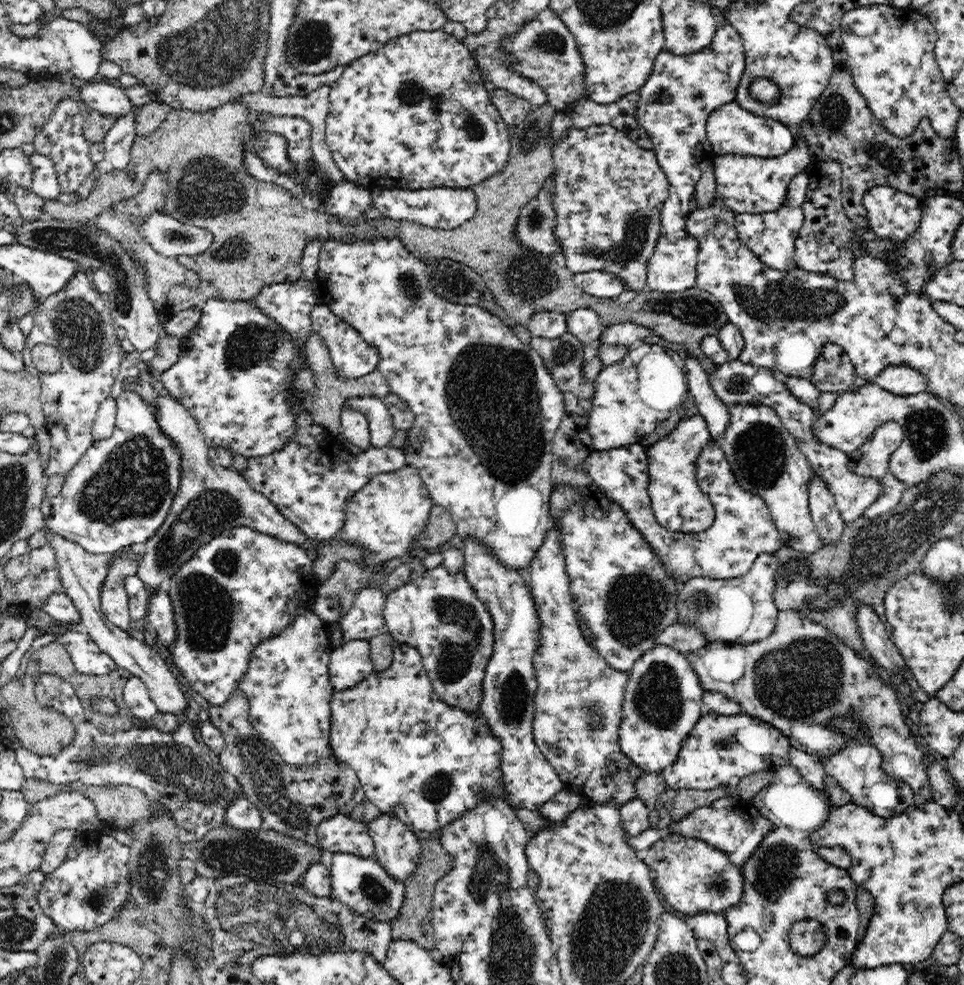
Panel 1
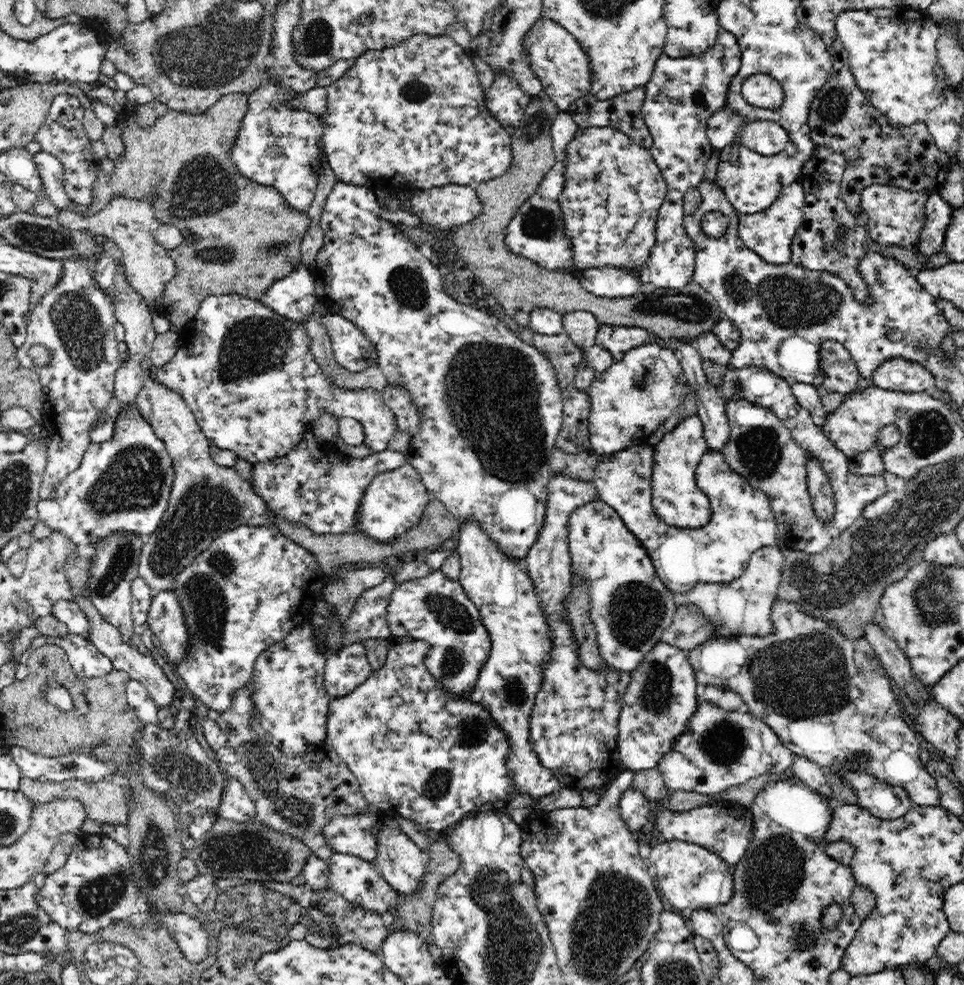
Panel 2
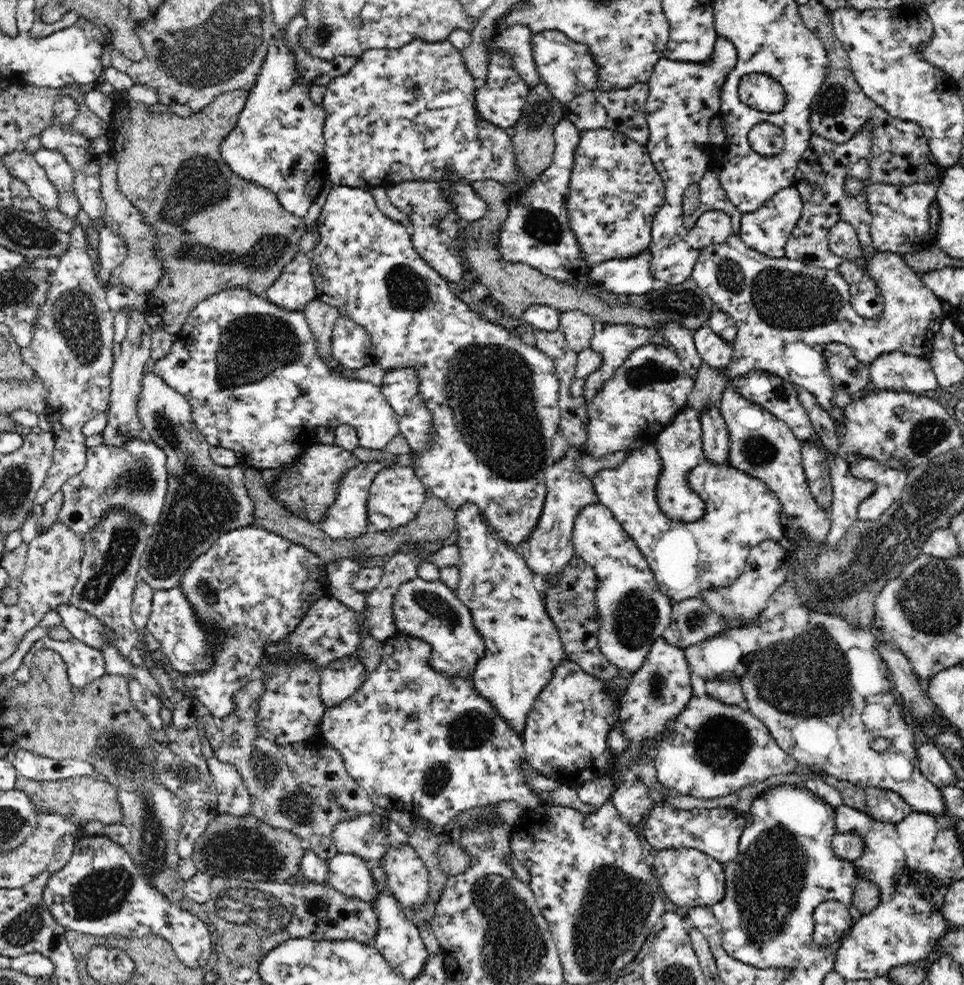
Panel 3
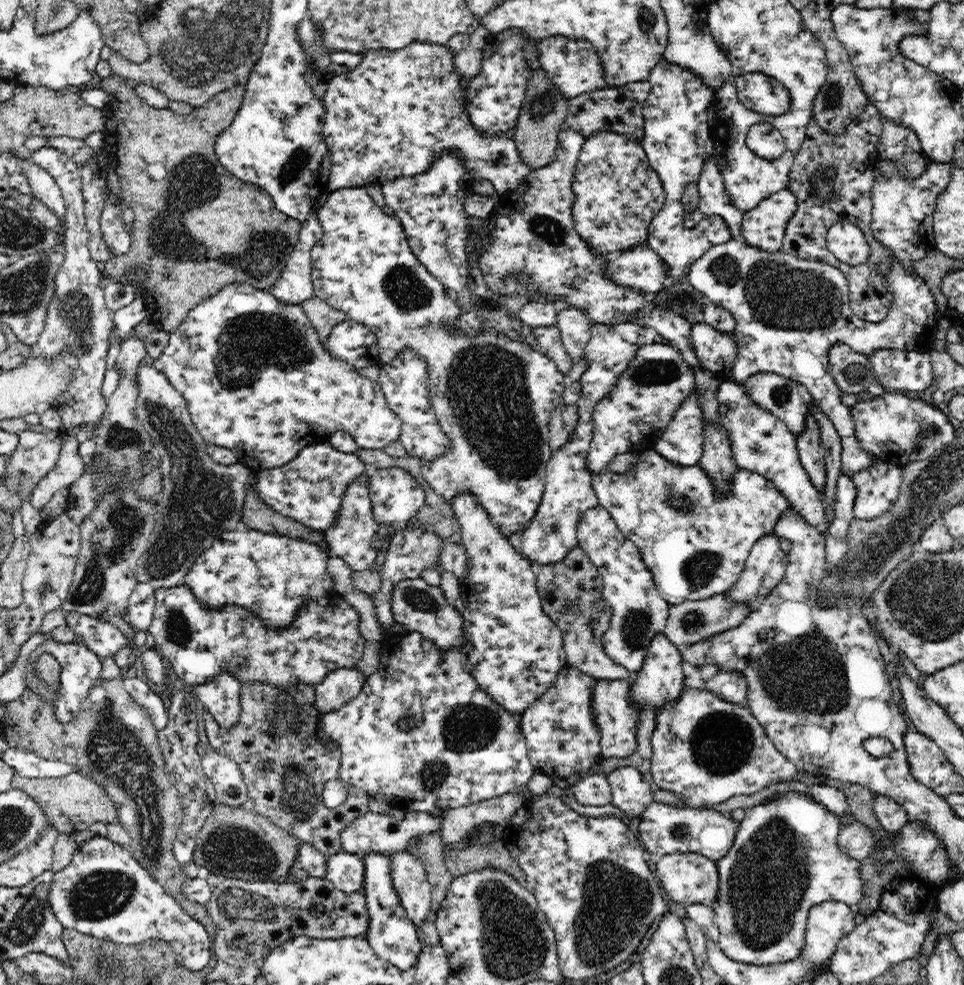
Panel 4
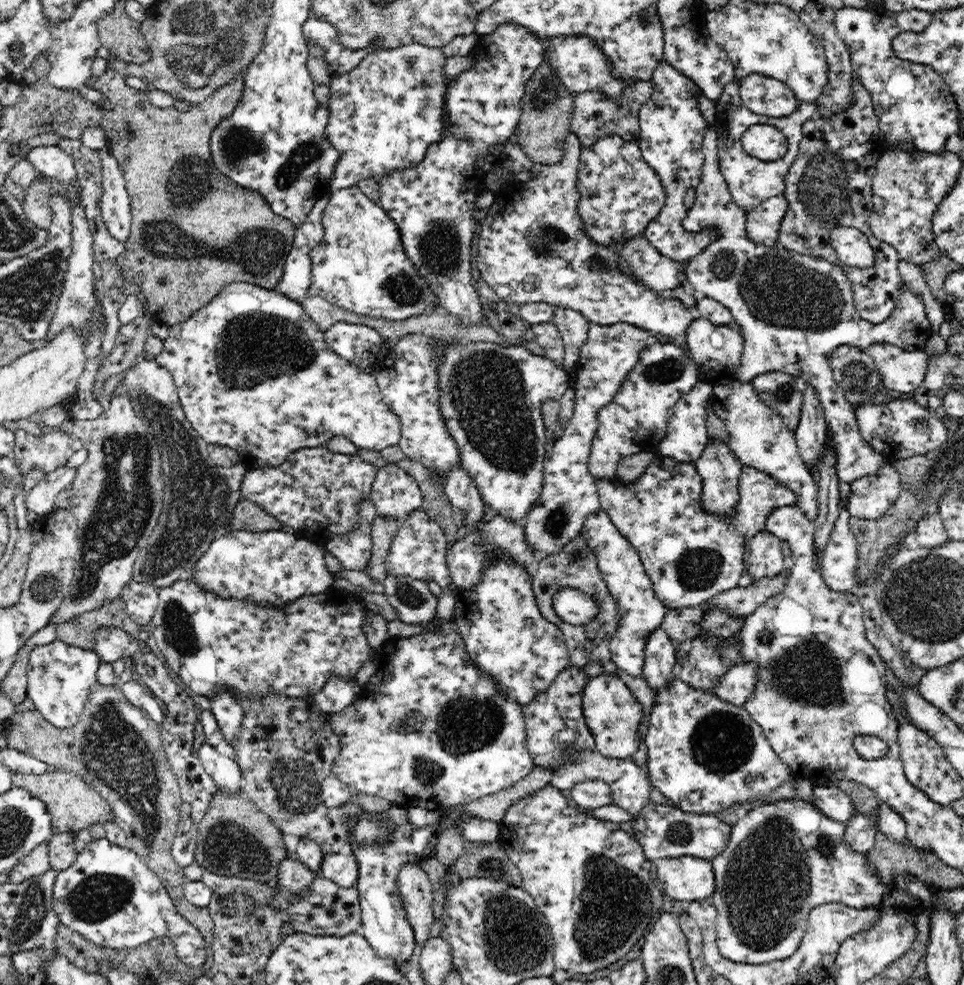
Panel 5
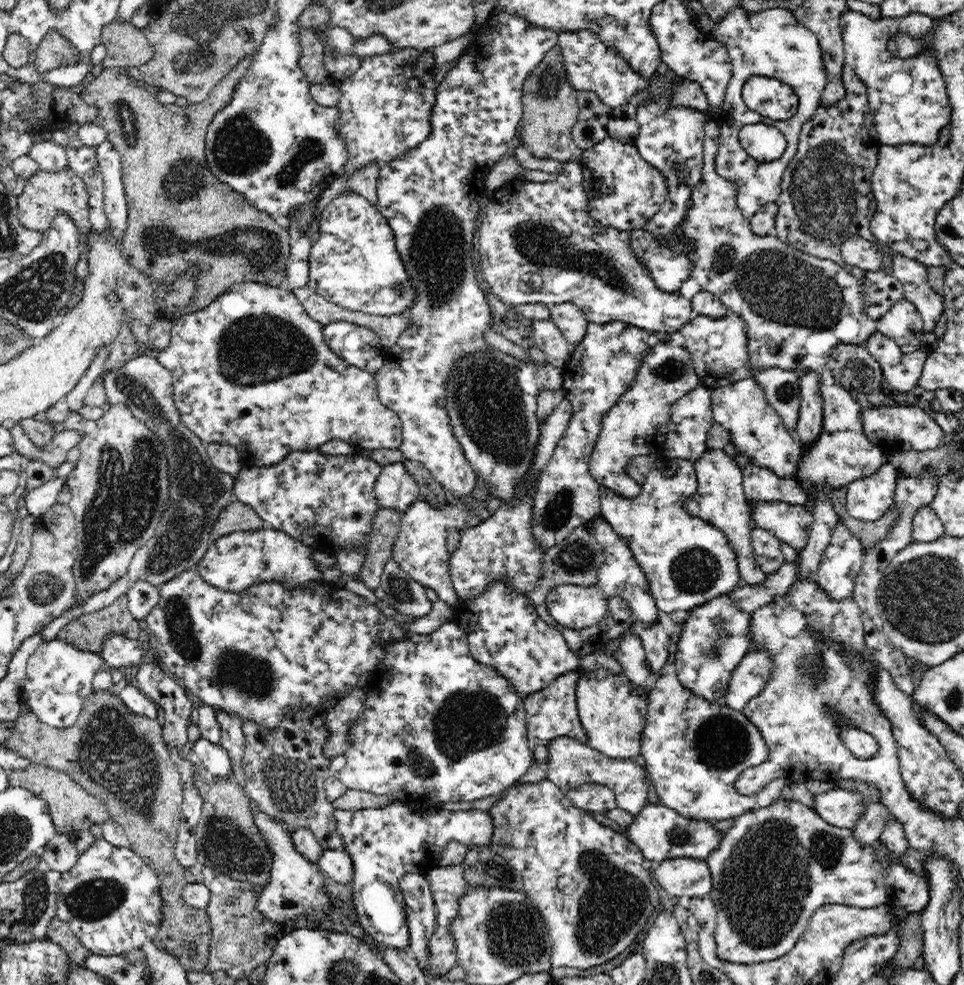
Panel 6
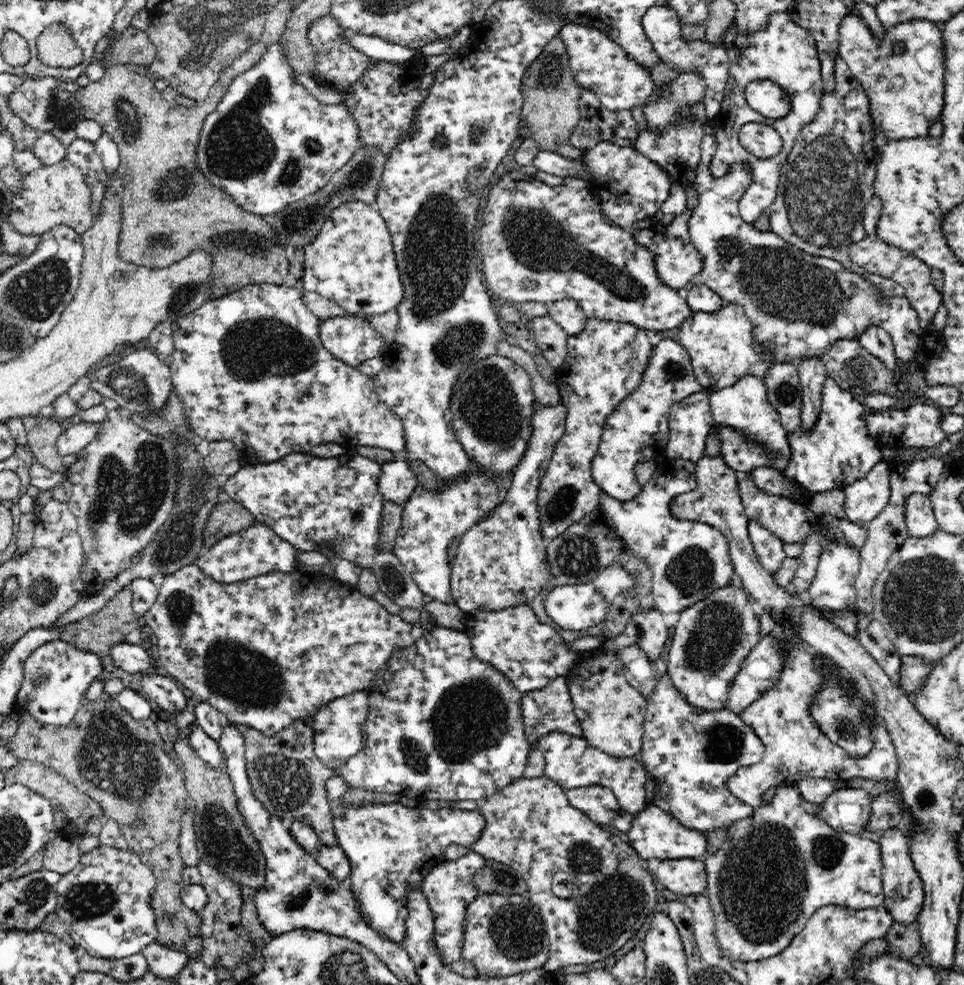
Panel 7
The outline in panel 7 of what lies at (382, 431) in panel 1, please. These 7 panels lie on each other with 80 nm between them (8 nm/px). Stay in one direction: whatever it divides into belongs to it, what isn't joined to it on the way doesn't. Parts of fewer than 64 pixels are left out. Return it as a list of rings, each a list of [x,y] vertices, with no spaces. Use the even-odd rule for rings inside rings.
[[[246,284],[232,293],[206,301],[200,308],[192,310],[186,316],[171,321],[174,348],[162,356],[163,362],[170,367],[175,398],[182,406],[183,416],[192,433],[198,440],[212,441],[228,440],[243,455],[247,466],[274,463],[284,456],[293,453],[308,453],[320,444],[337,443],[351,449],[358,446],[381,448],[392,452],[400,452],[406,447],[405,430],[402,419],[392,412],[379,398],[375,391],[373,377],[366,376],[357,367],[350,366],[338,360],[333,353],[328,352],[321,341],[321,320],[308,309],[298,290],[286,284]]]

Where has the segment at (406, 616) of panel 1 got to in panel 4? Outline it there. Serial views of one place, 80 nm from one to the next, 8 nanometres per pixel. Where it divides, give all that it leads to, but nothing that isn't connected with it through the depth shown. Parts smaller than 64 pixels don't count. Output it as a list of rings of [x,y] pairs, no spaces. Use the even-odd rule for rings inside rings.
[[[421,577],[397,582],[391,592],[391,612],[396,623],[406,631],[419,632],[425,639],[430,639],[438,647],[438,651],[458,649],[468,656],[473,650],[473,643],[464,633],[464,620],[446,599],[440,587],[428,584]]]

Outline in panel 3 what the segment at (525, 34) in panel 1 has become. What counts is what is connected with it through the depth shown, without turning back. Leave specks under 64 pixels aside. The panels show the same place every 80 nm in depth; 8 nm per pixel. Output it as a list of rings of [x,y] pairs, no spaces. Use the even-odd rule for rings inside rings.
[[[546,29],[532,36],[530,46],[540,80],[546,84],[551,95],[554,96],[559,103],[566,106],[566,104],[570,103],[570,100],[574,100],[576,96],[597,89],[597,68],[595,68],[594,59],[590,54],[590,48],[588,48],[586,44],[570,40],[569,36],[558,32],[556,29]]]

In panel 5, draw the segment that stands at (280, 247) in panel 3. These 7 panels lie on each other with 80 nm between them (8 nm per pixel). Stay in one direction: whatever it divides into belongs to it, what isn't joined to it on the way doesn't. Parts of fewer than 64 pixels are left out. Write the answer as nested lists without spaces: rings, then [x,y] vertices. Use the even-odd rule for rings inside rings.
[[[107,68],[101,76],[96,78],[94,82],[94,90],[102,93],[106,100],[99,102],[99,107],[102,111],[102,118],[99,126],[104,130],[107,136],[107,146],[110,148],[112,155],[118,161],[118,166],[122,169],[126,181],[127,193],[130,195],[131,208],[131,232],[128,240],[125,242],[125,250],[120,256],[117,256],[114,264],[122,267],[122,274],[126,279],[134,279],[134,283],[140,286],[141,296],[147,301],[148,313],[159,322],[166,323],[166,326],[171,327],[174,324],[181,323],[183,320],[190,318],[191,313],[196,309],[202,308],[208,301],[212,300],[227,284],[232,283],[250,283],[266,289],[274,289],[282,278],[285,260],[293,247],[293,240],[298,224],[292,220],[288,220],[284,216],[278,216],[269,205],[269,201],[260,192],[248,190],[241,185],[230,180],[225,173],[220,172],[213,163],[213,157],[210,152],[210,137],[213,131],[219,126],[222,120],[226,120],[233,114],[234,108],[242,98],[242,90],[244,90],[244,72],[238,74],[233,82],[218,90],[208,99],[200,104],[192,104],[191,109],[184,112],[184,116],[178,116],[180,111],[174,106],[157,107],[148,101],[147,92],[135,90],[127,84],[127,77],[118,73],[114,68]]]

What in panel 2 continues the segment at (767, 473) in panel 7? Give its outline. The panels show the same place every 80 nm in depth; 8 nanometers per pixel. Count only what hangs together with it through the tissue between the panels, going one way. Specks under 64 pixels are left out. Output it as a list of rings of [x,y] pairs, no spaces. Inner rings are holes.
[[[653,446],[631,447],[613,453],[610,459],[598,464],[592,483],[599,500],[617,512],[639,544],[646,549],[656,575],[677,596],[692,590],[694,584],[732,582],[744,574],[754,551],[762,547],[783,547],[770,500],[730,468],[722,451],[708,450],[696,468],[698,488],[708,497],[713,511],[710,522],[697,528],[696,532],[669,528],[657,518],[652,501],[653,467]]]

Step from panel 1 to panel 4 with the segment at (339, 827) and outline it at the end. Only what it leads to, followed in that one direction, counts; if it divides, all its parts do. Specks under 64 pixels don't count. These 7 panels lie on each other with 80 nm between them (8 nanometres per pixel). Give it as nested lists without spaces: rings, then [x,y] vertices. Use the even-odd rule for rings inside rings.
[[[372,811],[361,814],[340,832],[340,846],[343,852],[364,856],[370,853],[392,853],[405,850],[410,840],[419,835],[434,833],[441,829],[442,819],[427,814],[426,811],[404,811],[404,818],[398,819],[394,815],[380,814]]]

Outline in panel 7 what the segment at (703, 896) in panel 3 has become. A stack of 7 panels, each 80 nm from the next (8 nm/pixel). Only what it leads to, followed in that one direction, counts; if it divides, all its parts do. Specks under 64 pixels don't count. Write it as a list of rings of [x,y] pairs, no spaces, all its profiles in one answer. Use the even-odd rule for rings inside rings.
[[[704,859],[661,860],[658,869],[652,873],[674,894],[700,895],[707,887]]]

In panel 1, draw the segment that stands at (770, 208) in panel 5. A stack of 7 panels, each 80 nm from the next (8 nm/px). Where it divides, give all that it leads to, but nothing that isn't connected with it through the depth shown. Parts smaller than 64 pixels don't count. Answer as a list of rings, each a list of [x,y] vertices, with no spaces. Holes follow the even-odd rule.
[[[800,172],[790,181],[788,202],[774,212],[735,213],[734,225],[739,239],[766,265],[774,271],[792,271],[796,267],[795,240],[804,226],[805,213],[802,205],[806,200],[809,174]]]

